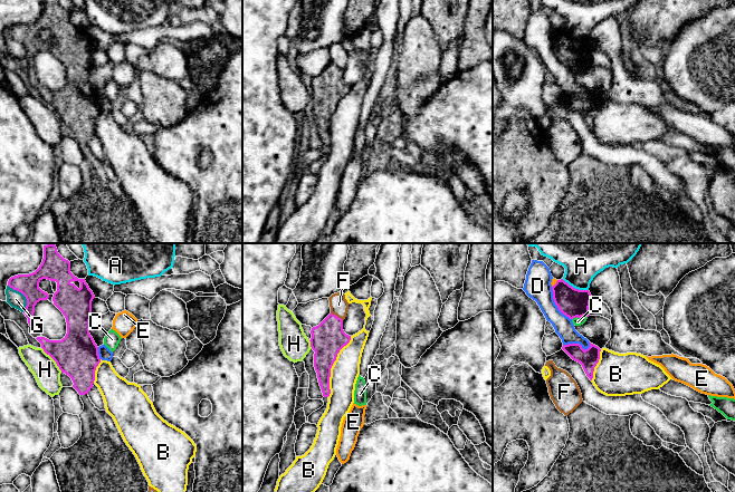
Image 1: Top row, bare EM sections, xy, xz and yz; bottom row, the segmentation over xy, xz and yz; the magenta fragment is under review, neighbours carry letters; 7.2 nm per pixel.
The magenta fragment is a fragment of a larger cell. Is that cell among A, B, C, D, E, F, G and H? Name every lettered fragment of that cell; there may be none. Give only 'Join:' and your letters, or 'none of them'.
Join: none of them

